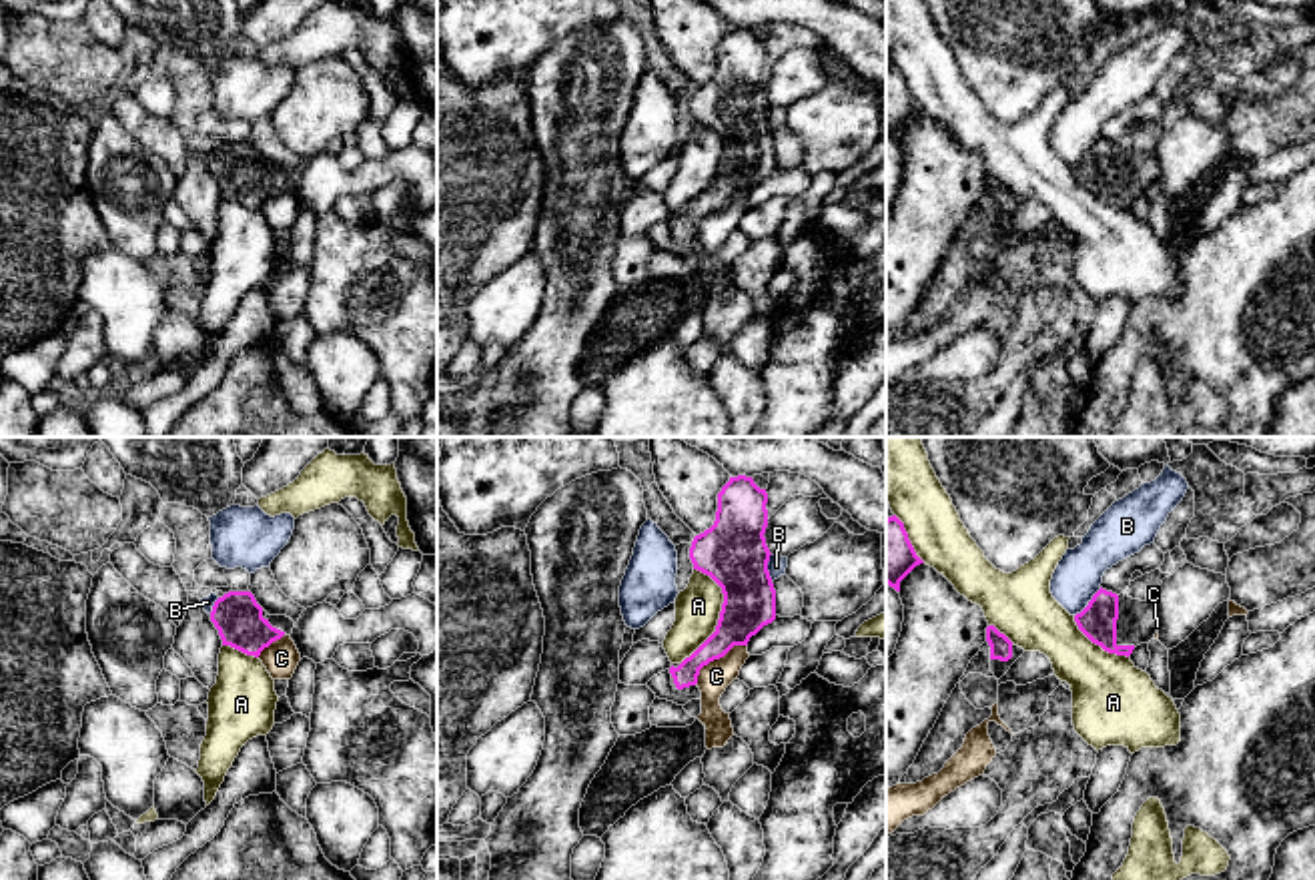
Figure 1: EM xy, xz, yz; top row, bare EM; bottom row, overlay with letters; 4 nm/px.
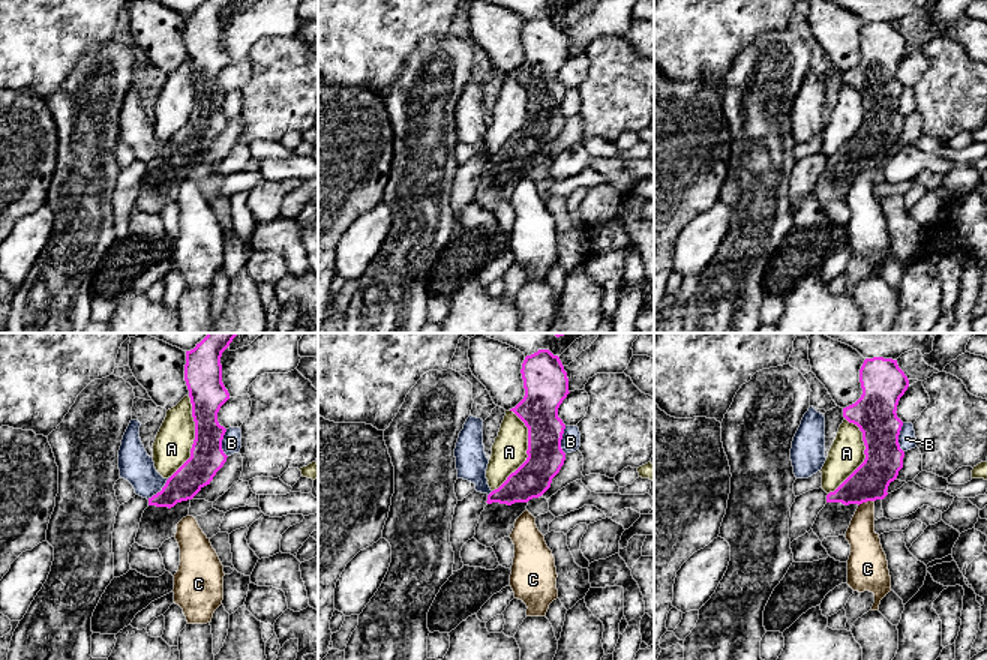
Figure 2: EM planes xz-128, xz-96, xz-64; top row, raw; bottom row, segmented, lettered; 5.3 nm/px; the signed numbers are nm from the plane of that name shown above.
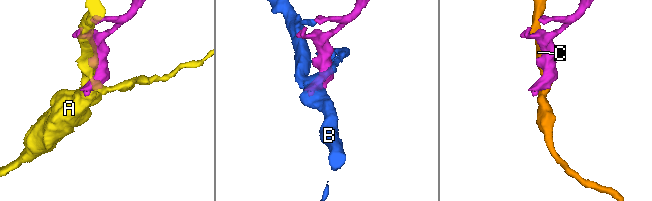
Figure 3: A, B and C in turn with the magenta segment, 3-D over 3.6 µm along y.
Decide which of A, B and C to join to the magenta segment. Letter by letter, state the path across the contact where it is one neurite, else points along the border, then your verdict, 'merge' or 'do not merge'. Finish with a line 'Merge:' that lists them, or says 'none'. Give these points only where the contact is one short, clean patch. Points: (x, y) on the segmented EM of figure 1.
A: do not merge
B: do not merge
C: do not merge
Merge: none

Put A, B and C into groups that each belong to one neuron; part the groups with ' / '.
A / B / C

